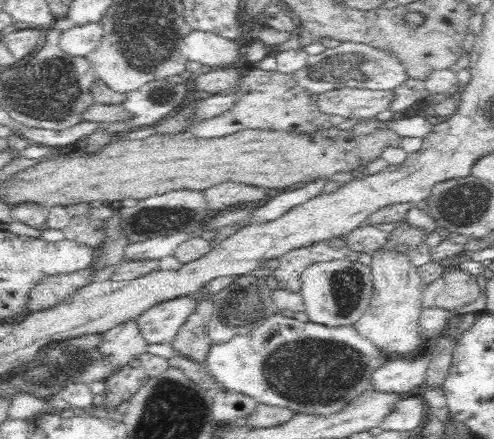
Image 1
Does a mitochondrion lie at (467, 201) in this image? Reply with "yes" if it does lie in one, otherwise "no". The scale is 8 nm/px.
yes

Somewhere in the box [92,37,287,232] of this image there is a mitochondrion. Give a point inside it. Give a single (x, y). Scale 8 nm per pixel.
(158, 93)

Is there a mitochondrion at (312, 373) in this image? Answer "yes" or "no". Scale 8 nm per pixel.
yes

